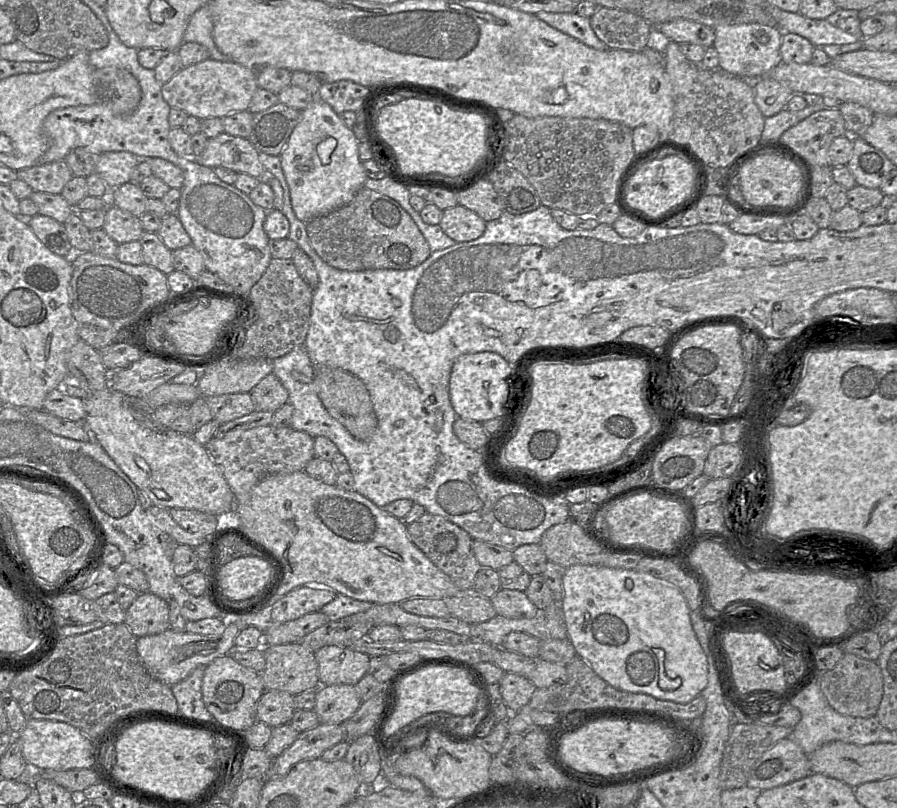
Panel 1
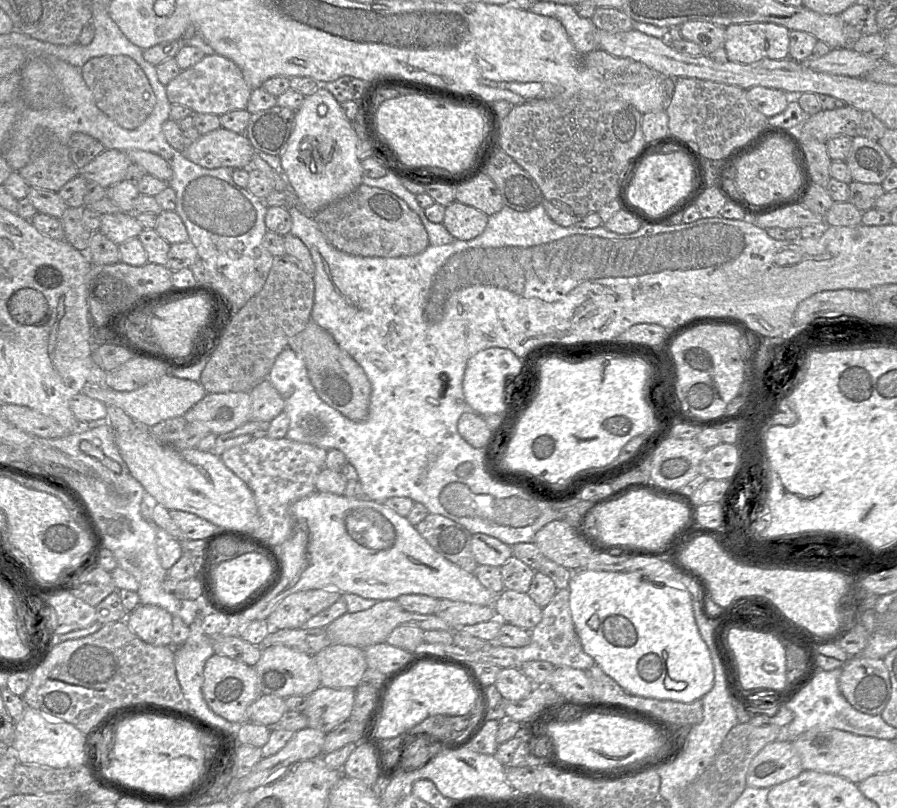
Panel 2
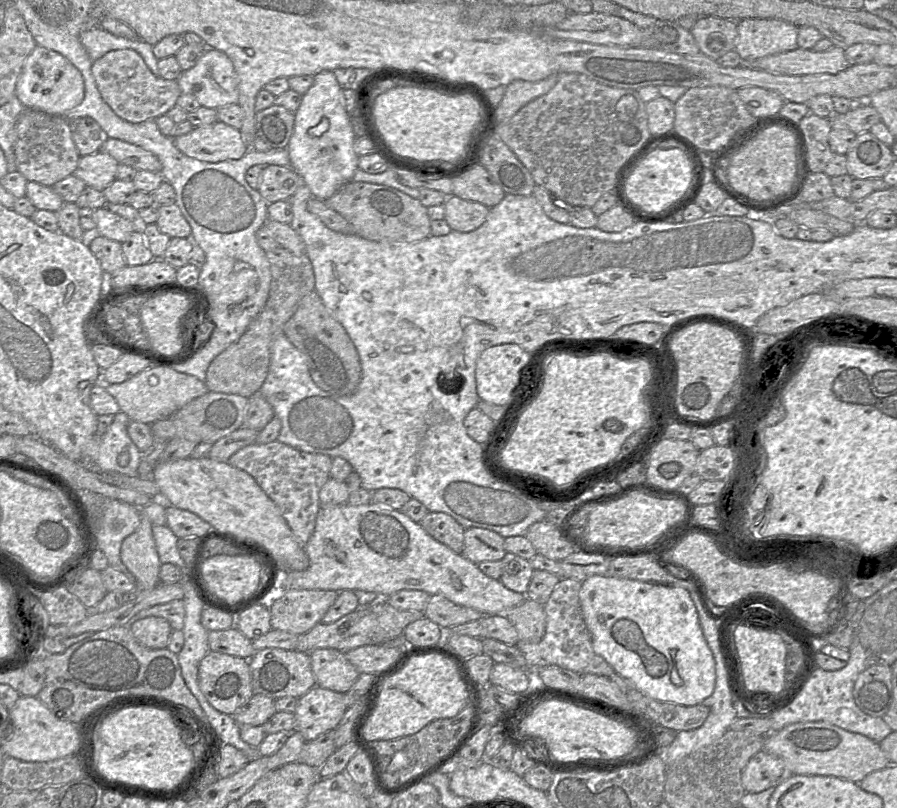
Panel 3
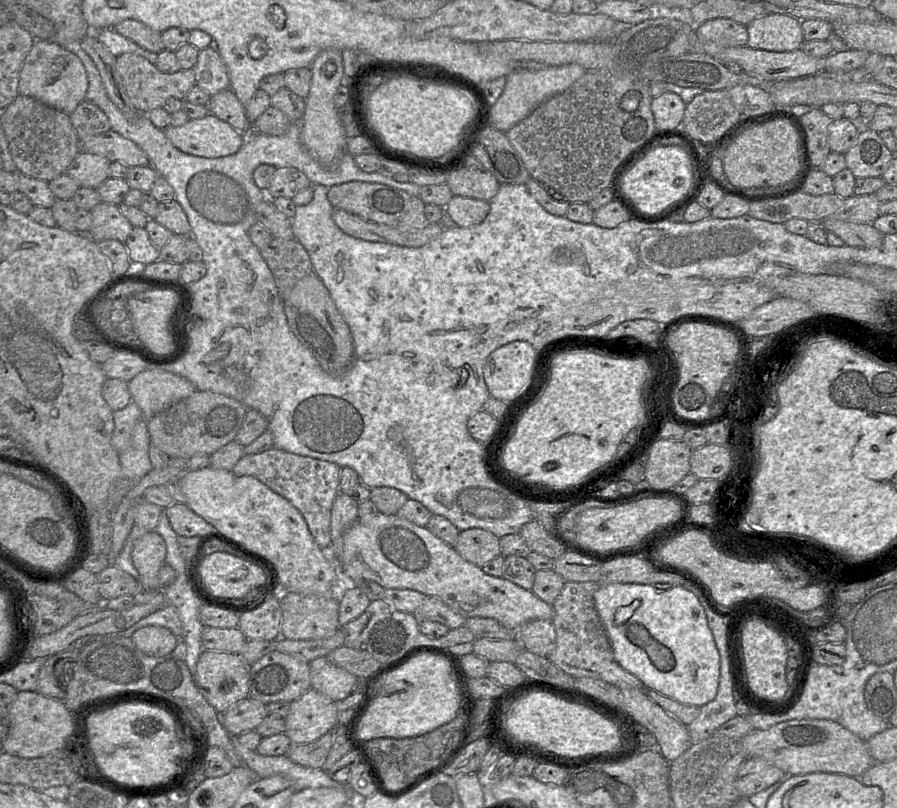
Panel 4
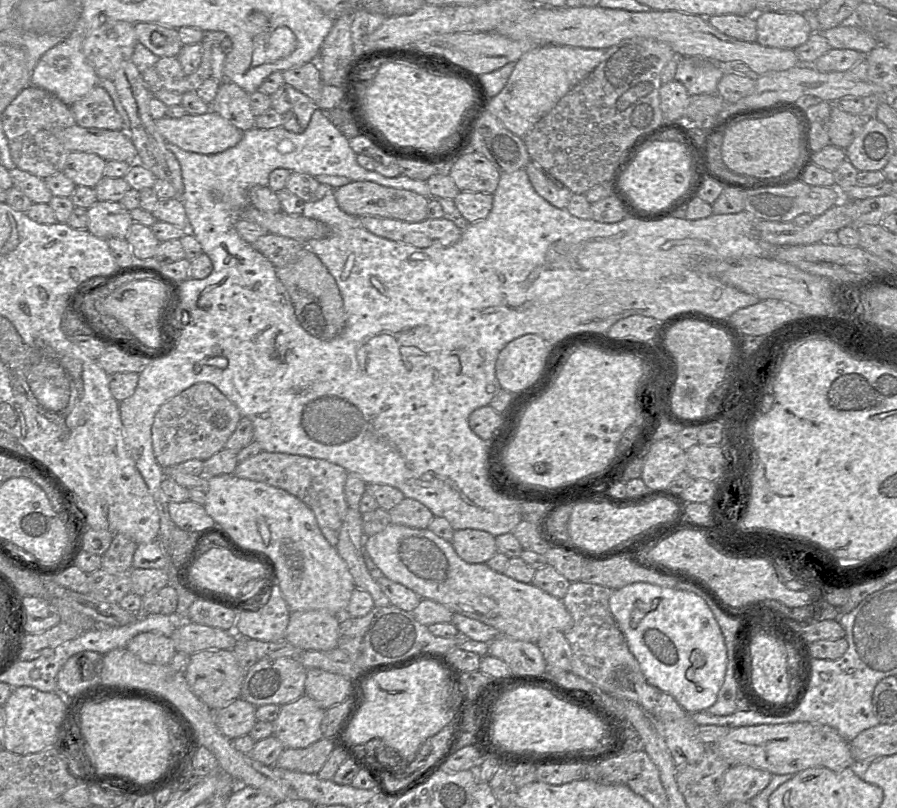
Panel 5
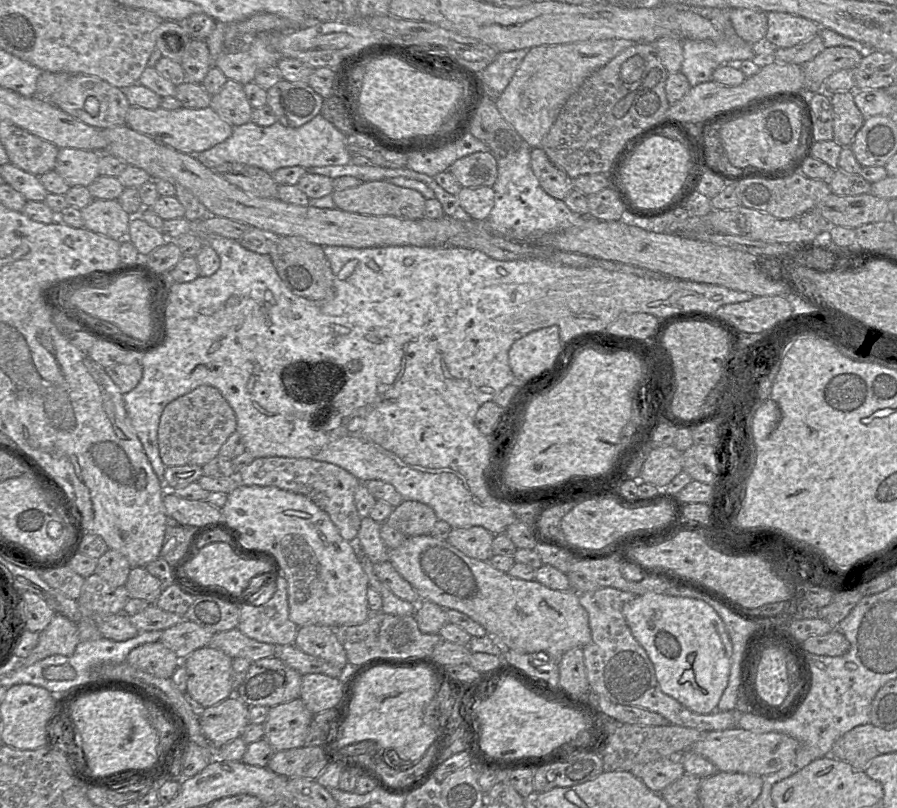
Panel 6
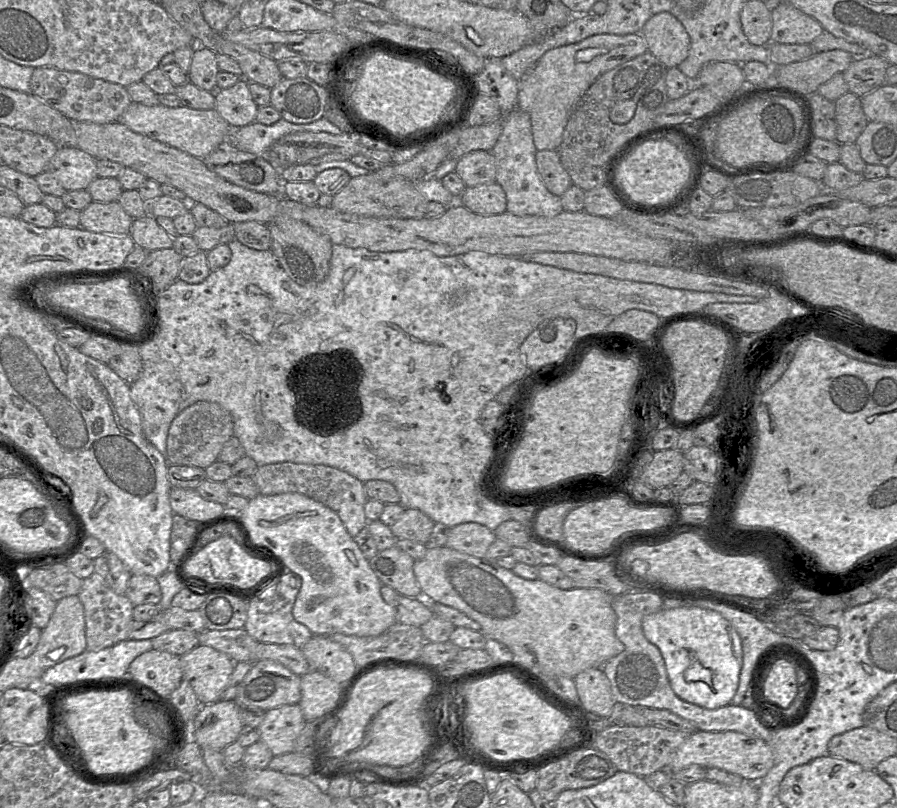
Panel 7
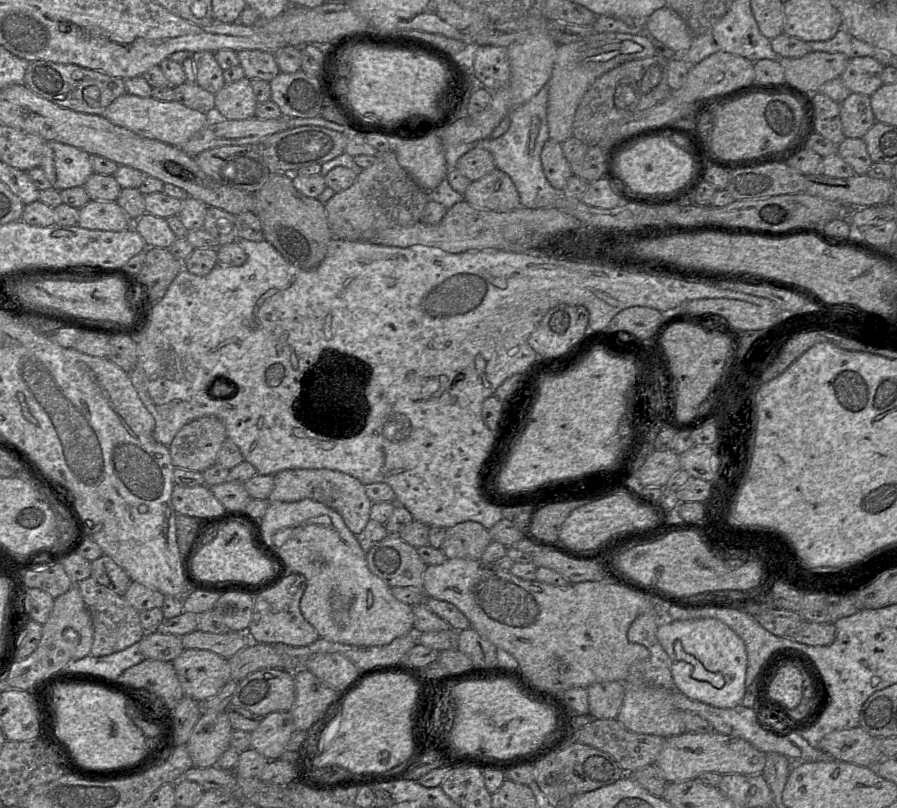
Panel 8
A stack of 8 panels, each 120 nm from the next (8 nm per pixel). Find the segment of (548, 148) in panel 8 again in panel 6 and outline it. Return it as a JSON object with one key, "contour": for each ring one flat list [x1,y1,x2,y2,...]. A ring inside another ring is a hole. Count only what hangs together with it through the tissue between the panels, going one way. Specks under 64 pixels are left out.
{"contour":[[532,148,530,164,542,189,551,197,564,200,573,189,573,181,556,167,541,148]]}

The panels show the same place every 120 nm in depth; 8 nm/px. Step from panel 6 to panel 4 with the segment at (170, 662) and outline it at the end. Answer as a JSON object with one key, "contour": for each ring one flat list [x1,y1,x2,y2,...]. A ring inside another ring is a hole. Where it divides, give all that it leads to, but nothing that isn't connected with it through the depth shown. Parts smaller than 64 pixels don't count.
{"contour":[[147,625,137,629,131,640,135,647,148,656,160,657,170,654,178,642,168,628,159,625]]}

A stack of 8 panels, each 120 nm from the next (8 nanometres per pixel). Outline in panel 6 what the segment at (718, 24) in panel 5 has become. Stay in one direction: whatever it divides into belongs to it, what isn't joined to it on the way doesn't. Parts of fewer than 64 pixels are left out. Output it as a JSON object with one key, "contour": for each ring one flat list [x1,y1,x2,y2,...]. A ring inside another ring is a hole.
{"contour":[[738,8,729,10,729,19,736,34,749,44,762,42,767,32,767,13]]}

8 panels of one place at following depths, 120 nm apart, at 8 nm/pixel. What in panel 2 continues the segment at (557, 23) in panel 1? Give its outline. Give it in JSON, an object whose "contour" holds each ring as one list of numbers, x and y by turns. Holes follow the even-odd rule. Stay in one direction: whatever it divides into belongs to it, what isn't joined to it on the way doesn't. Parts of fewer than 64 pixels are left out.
{"contour":[[534,1,529,10,539,15,558,19,580,55,585,55,599,48,595,40,597,27,591,18,580,16,574,5,551,1]]}

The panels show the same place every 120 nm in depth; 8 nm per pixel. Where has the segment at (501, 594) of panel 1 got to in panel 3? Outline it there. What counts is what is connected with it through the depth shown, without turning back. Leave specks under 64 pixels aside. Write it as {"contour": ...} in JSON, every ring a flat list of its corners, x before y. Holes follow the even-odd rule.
{"contour":[[526,598,505,614,517,630,521,642,539,642,543,638,546,631,544,606]]}

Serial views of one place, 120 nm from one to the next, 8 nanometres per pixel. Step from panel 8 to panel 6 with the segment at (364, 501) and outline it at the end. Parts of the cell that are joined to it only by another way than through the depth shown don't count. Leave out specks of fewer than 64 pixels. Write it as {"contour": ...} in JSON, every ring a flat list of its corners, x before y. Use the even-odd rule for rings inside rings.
{"contour":[[260,457,255,458,248,466,241,469,237,474,237,478,241,484,246,486,275,486,307,497,329,515,344,540,356,542,362,518,357,512,354,495,357,487,362,482,340,466,309,458]]}

